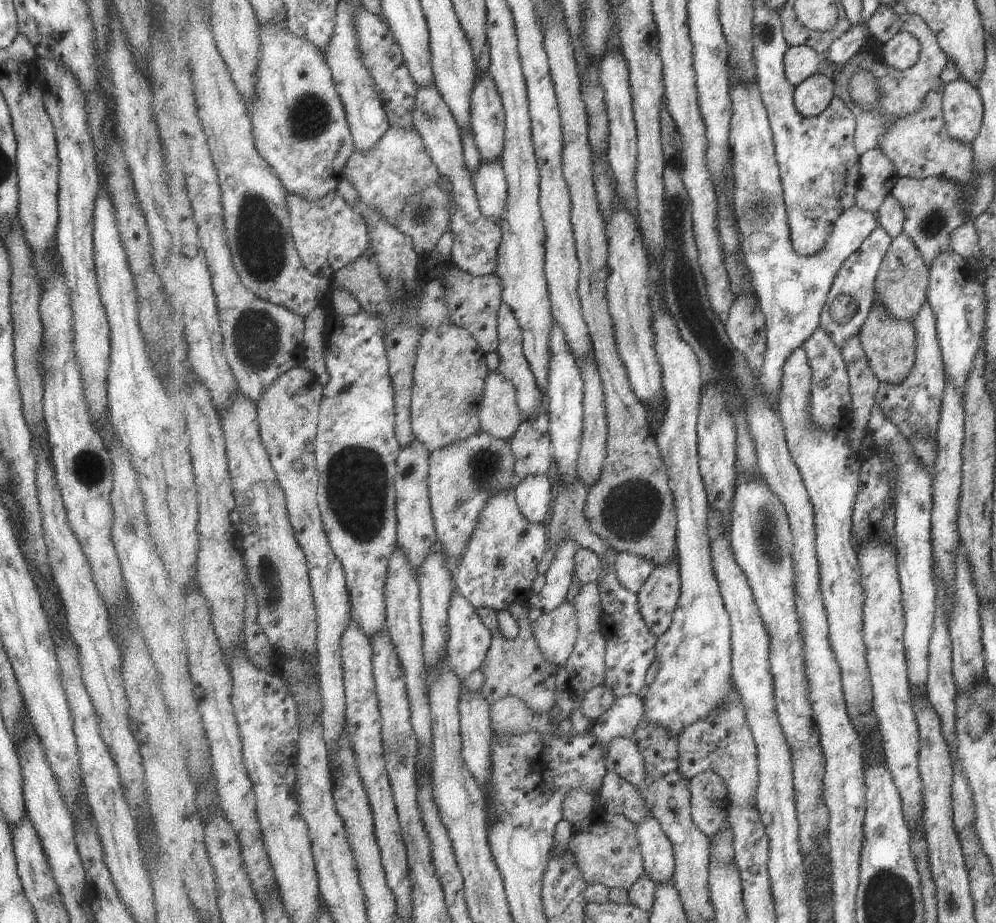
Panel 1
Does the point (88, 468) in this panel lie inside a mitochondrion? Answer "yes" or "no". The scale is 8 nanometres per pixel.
yes

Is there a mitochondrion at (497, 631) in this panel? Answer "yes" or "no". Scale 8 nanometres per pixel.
no

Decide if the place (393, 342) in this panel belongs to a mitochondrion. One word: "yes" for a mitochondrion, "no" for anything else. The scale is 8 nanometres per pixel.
no

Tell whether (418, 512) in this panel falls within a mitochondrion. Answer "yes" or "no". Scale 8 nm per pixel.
no

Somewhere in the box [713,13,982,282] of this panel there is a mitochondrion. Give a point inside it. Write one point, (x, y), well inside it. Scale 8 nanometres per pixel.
(931, 224)

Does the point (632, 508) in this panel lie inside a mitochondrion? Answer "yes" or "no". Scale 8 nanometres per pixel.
yes

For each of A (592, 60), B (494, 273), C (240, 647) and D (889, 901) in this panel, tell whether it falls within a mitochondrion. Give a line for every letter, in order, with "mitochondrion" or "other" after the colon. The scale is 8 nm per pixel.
A: other
B: other
C: other
D: mitochondrion

